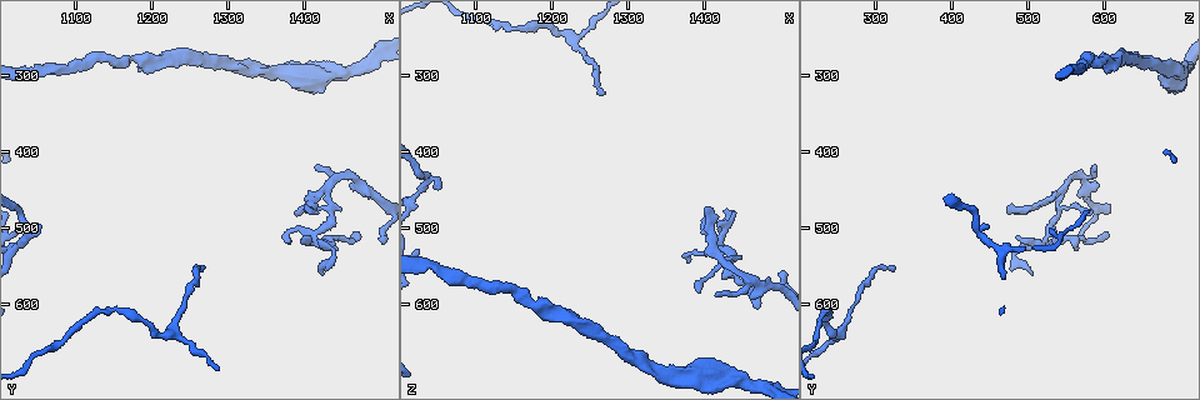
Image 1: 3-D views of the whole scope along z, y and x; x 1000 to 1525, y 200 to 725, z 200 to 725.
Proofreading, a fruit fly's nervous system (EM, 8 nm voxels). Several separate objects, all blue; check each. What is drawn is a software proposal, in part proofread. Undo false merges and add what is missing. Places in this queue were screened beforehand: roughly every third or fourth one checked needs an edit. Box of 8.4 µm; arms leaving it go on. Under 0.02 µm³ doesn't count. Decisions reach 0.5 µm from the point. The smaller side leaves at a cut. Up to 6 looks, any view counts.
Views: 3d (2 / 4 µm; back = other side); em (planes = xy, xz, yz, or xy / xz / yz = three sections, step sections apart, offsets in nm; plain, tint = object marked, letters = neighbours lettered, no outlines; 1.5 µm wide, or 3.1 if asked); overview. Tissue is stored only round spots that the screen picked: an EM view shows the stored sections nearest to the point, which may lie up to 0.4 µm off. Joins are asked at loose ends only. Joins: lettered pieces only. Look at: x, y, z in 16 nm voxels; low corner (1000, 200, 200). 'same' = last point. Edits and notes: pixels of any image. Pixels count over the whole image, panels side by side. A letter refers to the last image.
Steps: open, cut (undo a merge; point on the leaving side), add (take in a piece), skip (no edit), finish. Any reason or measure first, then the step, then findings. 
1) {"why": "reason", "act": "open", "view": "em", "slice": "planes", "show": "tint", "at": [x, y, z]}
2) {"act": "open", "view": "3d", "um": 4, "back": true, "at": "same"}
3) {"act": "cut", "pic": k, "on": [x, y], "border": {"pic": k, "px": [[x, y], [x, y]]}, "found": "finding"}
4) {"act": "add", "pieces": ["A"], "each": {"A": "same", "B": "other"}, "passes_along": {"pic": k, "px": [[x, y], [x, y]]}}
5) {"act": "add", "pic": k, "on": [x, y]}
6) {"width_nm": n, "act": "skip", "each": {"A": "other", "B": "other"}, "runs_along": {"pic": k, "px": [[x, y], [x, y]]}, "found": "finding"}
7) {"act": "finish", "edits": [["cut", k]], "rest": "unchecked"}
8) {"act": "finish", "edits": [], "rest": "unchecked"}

{"why": "abrupt turn", "act": "open", "view": "em", "slice": "planes", "show": "plain", "at": [1220, 640, 245]}

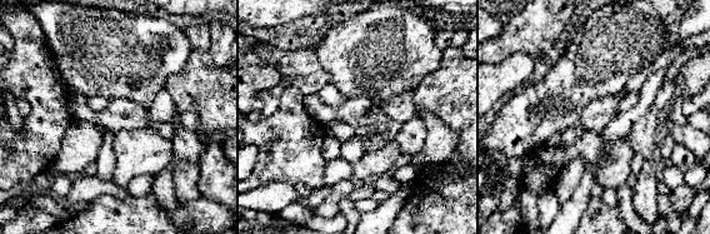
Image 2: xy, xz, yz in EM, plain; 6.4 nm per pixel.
{"act": "open", "view": "em", "slice": "planes", "show": "letters", "at": "same"}

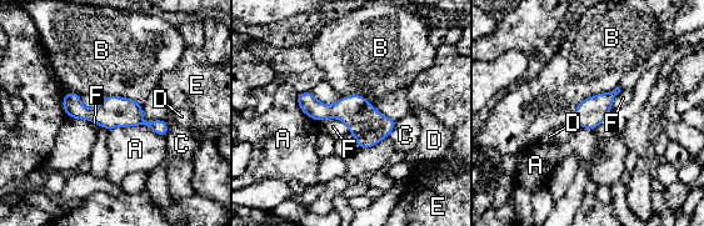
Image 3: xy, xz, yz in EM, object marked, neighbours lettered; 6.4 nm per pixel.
{"act": "skip", "each": {"A": "other", "B": "other", "C": "other", "D": "other", "E": "other", "F": "other"}, "found": "all the same neuron"}

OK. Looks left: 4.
{"why": "branch point", "act": "open", "view": "em", "slice": "xy", "step": 4, "show": "letters", "at": [1430, 450, 550]}

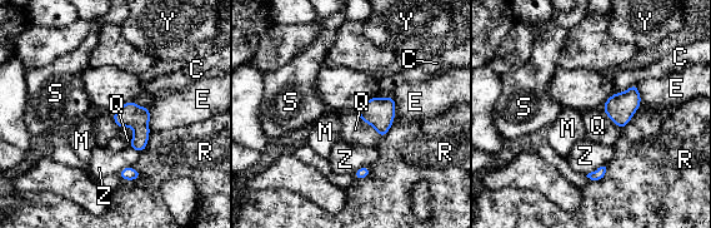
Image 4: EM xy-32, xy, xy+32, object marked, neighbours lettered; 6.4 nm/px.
{"act": "skip", "each": {"C": "other", "E": "other", "M": "other", "Q": "other", "R": "other", "S": "other", "Y": "other", "Z": "other"}, "border": {"pic": 4, "px": [[356, 113], [380, 138]]}, "found": "one neuron here"}

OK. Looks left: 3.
{"why": "sudden change in width", "act": "open", "view": "3d", "um": 4, "at": [1420, 305, 695]}

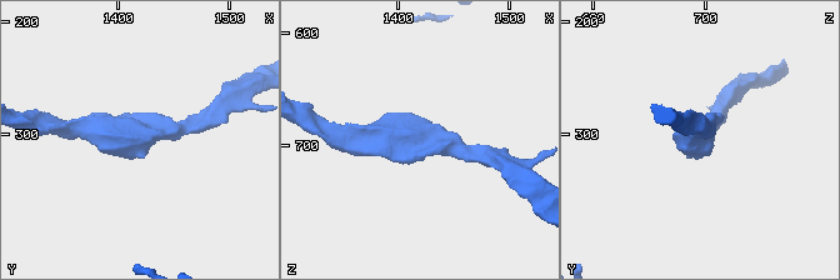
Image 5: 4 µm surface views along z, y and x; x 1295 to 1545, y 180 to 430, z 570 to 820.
{"arm_widths_nm": [200, 360], "why": "now the EM", "act": "open", "view": "em", "slice": "xz", "step": 8, "show": "letters", "at": [1424, 298, 698]}

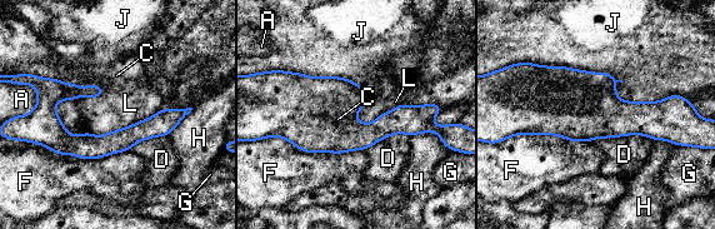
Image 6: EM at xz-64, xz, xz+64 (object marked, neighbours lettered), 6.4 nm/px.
{"act": "open", "view": "em", "slice": "planes", "show": "letters", "at": "same"}

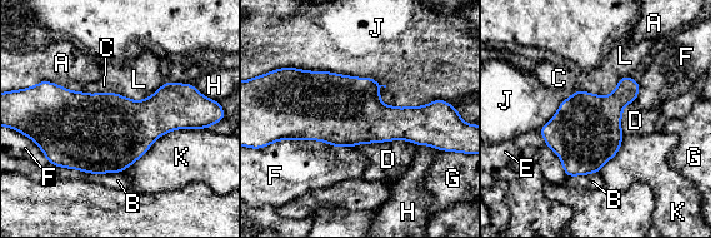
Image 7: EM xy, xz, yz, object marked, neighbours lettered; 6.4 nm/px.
{"width_nm": 380, "act": "skip", "each": {"A": "other", "B": "other", "C": "other", "D": "other", "E": "other", "F": "other", "G": "other", "H": "other", "J": "other", "K": "other", "L": "other"}, "found": "continuous, no second neuron"}

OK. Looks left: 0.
{"act": "finish", "edits": [], "rest": "unchecked"}

